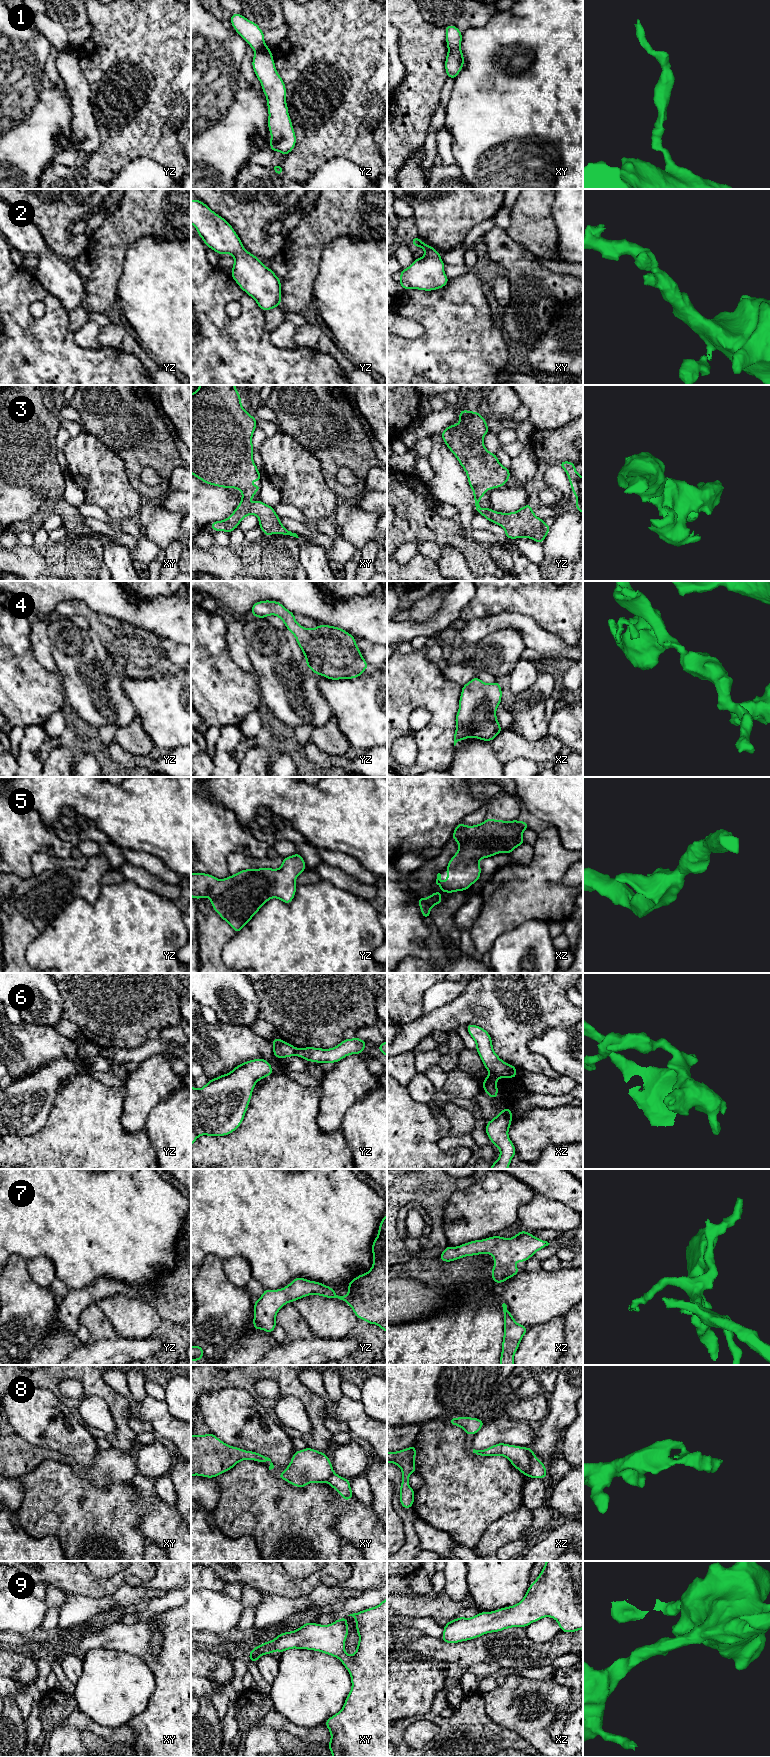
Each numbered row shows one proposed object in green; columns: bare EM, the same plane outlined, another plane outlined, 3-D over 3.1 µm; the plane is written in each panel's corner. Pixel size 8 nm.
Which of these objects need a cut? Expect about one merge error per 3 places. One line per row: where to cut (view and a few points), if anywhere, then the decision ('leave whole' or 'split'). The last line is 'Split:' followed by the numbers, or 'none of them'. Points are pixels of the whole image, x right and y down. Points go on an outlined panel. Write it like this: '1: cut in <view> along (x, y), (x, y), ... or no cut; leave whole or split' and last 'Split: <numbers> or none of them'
1: cut in xy along (459, 47), (449, 50); split
2: no cut; leave whole
3: no cut; leave whole
4: no cut; leave whole
5: no cut; leave whole
6: cut in xz along (490, 1072), (497, 1077); split
7: no cut; leave whole
8: cut in xz along (527, 1448), (530, 1476); split
9: no cut; leave whole
Split: 1, 6, 8

